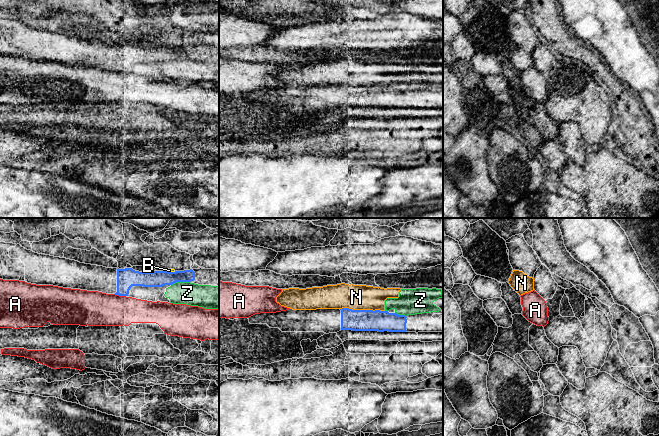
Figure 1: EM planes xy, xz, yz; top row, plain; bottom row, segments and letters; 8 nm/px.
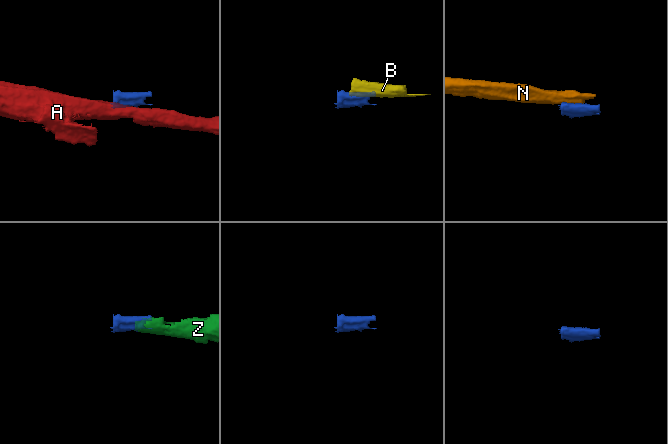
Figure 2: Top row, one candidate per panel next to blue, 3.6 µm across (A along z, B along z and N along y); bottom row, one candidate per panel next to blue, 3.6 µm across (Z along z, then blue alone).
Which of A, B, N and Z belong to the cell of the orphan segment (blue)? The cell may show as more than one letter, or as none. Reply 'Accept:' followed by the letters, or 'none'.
Accept: none

